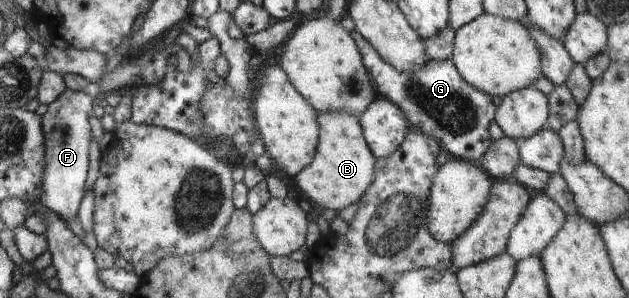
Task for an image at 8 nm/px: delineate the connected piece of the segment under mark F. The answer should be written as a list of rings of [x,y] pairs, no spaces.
[[[90,83],[80,90],[64,89],[58,98],[48,105],[47,112],[41,116],[43,121],[43,133],[46,135],[46,172],[43,176],[43,194],[38,203],[44,209],[51,211],[51,214],[76,214],[84,186],[86,186],[86,174],[88,174],[88,142],[90,142],[90,126],[88,126],[88,116],[92,112],[92,100],[94,96],[101,92],[98,83]]]

